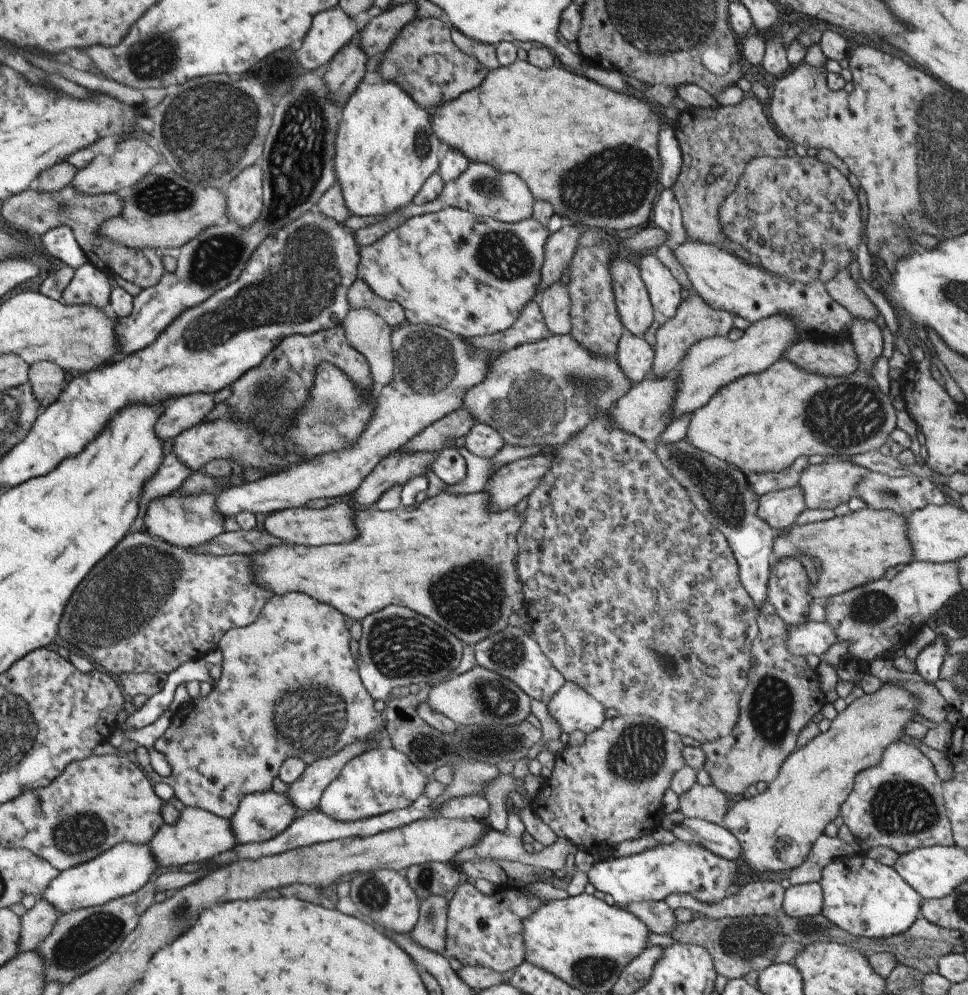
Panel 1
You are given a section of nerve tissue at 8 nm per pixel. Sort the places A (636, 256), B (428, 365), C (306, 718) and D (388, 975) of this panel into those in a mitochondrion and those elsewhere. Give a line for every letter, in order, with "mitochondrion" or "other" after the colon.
A: other
B: mitochondrion
C: mitochondrion
D: other

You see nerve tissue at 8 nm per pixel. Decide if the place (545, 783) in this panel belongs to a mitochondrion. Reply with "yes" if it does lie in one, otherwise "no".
no

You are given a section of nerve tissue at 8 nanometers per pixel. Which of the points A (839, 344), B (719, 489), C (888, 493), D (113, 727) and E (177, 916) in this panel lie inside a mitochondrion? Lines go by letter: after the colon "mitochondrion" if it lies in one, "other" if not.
A: other
B: mitochondrion
C: mitochondrion
D: other
E: mitochondrion

